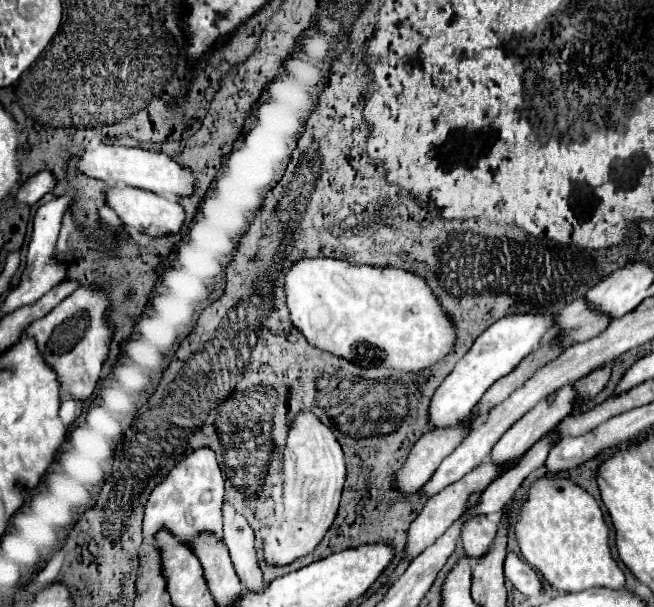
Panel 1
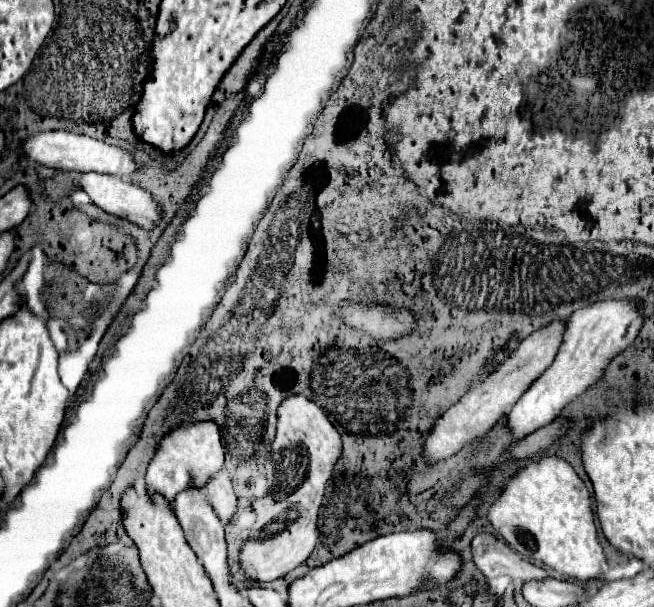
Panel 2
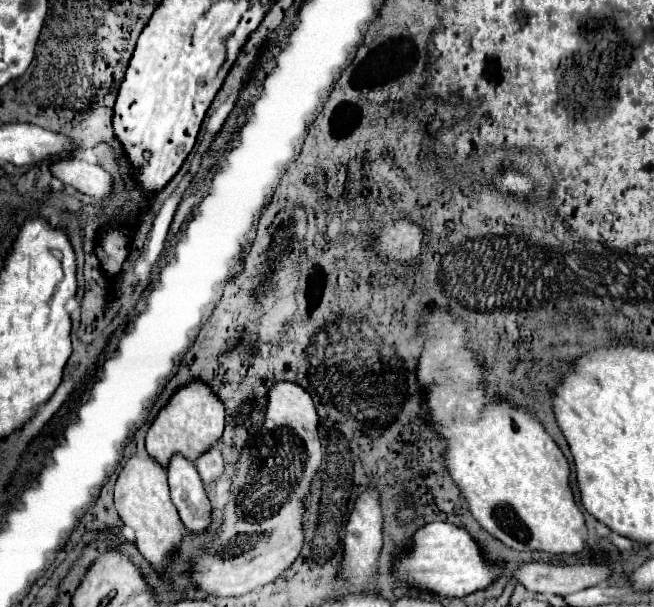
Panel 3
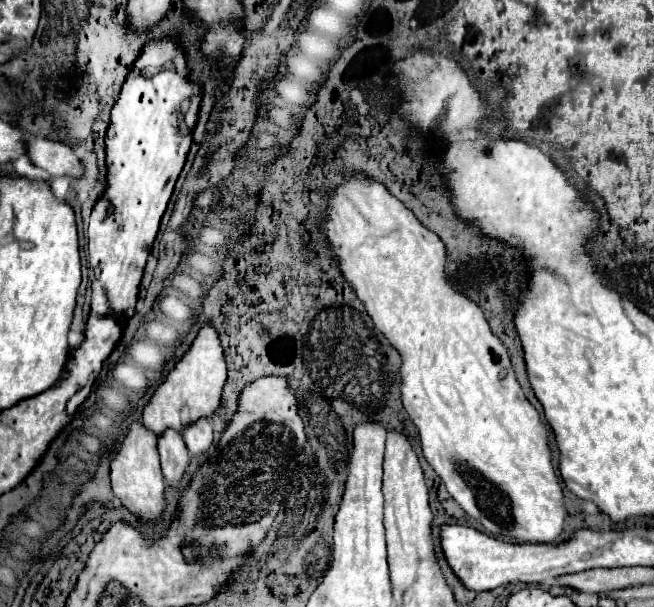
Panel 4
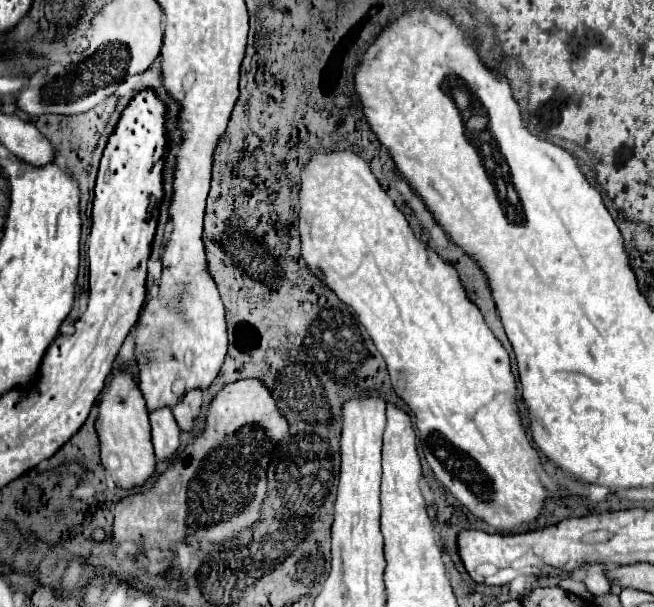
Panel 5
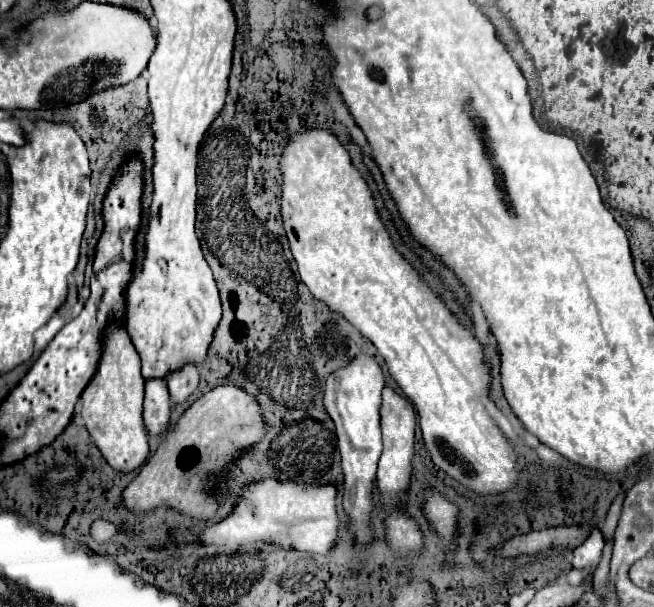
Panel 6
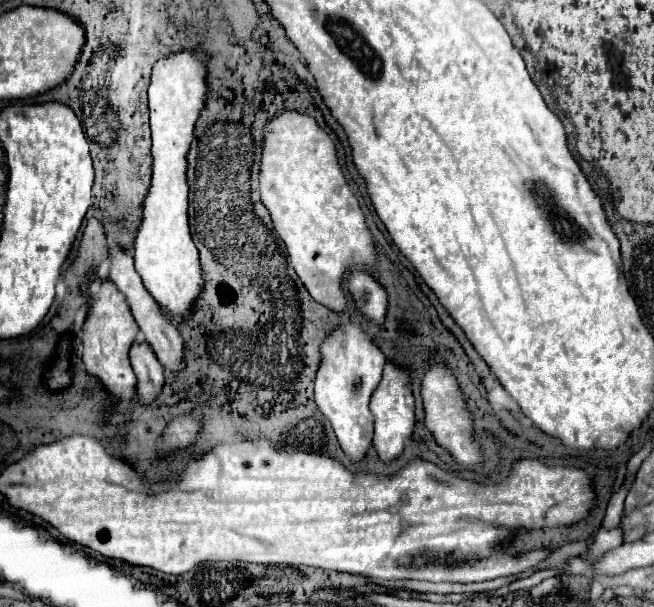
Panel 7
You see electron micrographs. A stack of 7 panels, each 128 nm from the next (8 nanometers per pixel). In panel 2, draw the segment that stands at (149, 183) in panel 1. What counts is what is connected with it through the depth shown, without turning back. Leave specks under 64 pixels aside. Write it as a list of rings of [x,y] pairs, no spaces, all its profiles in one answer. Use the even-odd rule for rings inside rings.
[[[42,132],[36,136],[30,136],[24,146],[22,146],[24,154],[44,166],[52,166],[58,170],[74,170],[74,172],[96,172],[96,174],[108,174],[108,176],[120,176],[130,180],[134,174],[138,174],[142,170],[142,166],[134,160],[134,156],[130,152],[126,152],[120,146],[112,146],[104,140],[94,140],[90,136],[82,136],[82,134],[72,134],[72,132]]]

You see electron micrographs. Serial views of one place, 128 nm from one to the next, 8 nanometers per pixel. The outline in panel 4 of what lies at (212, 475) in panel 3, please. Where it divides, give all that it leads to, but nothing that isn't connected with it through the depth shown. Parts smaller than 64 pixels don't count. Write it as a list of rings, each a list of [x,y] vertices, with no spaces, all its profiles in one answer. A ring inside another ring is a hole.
[[[200,420],[184,434],[184,442],[192,456],[206,456],[212,448],[212,424],[208,420]]]

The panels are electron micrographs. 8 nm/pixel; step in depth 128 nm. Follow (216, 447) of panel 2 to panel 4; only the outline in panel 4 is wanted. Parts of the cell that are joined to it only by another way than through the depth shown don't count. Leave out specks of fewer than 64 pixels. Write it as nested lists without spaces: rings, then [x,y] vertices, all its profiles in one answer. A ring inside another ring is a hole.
[[[206,324],[200,328],[186,356],[176,364],[176,368],[168,374],[166,382],[160,384],[152,400],[146,404],[144,426],[156,436],[162,436],[170,428],[184,434],[184,430],[192,426],[198,418],[208,418],[216,414],[222,402],[224,382],[226,382],[226,364],[222,356],[222,346],[218,342],[218,334],[212,328],[212,324]]]

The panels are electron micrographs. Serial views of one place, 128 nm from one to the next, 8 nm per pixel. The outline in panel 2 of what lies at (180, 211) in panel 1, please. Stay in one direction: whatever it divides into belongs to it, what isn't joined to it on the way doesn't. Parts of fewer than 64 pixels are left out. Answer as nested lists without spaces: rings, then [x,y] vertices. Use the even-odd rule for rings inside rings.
[[[88,172],[88,174],[82,174],[78,186],[82,190],[86,190],[86,194],[92,198],[92,202],[96,206],[100,206],[104,212],[116,216],[116,218],[122,218],[122,220],[128,220],[132,224],[136,224],[138,228],[142,230],[152,230],[156,228],[156,224],[162,220],[164,212],[162,212],[162,206],[152,198],[150,192],[146,192],[144,188],[140,188],[138,184],[128,184],[126,178],[118,178],[118,176],[98,176],[96,172]]]

